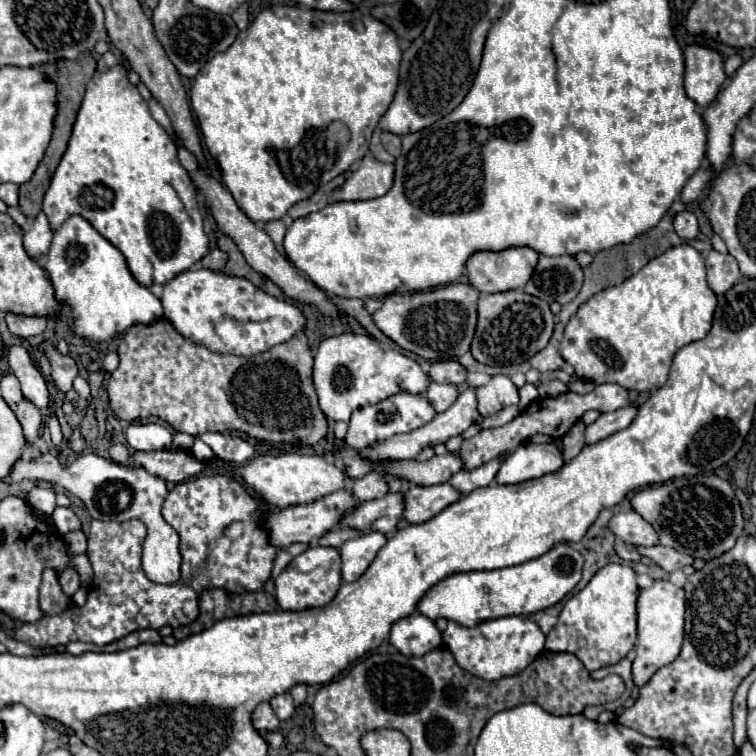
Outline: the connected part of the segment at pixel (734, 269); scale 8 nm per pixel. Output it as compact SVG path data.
M711 251L707 257L707 283L715 295L727 293L737 281L741 281L741 271L731 255L721 255Z

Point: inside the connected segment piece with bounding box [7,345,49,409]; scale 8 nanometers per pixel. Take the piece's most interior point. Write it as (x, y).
(33, 385)

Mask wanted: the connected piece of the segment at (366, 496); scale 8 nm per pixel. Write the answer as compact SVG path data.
M373 471L373 473L365 475L363 479L357 479L357 481L353 483L353 489L351 489L353 497L355 497L357 501L361 501L361 503L363 503L363 501L371 501L371 499L379 499L379 497L383 497L387 491L389 491L389 487L387 487L385 475L383 475L381 471Z

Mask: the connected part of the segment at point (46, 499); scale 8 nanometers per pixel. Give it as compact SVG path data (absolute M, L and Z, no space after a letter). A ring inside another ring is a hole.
M35 485L31 489L29 497L33 497L33 499L29 499L29 503L33 507L41 507L41 511L45 511L45 513L51 513L55 509L55 491L47 485Z

